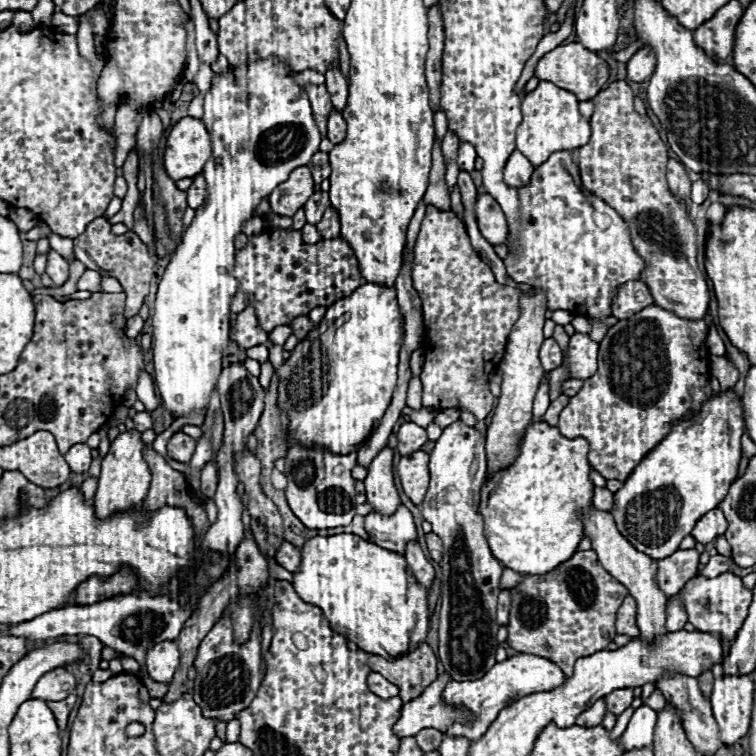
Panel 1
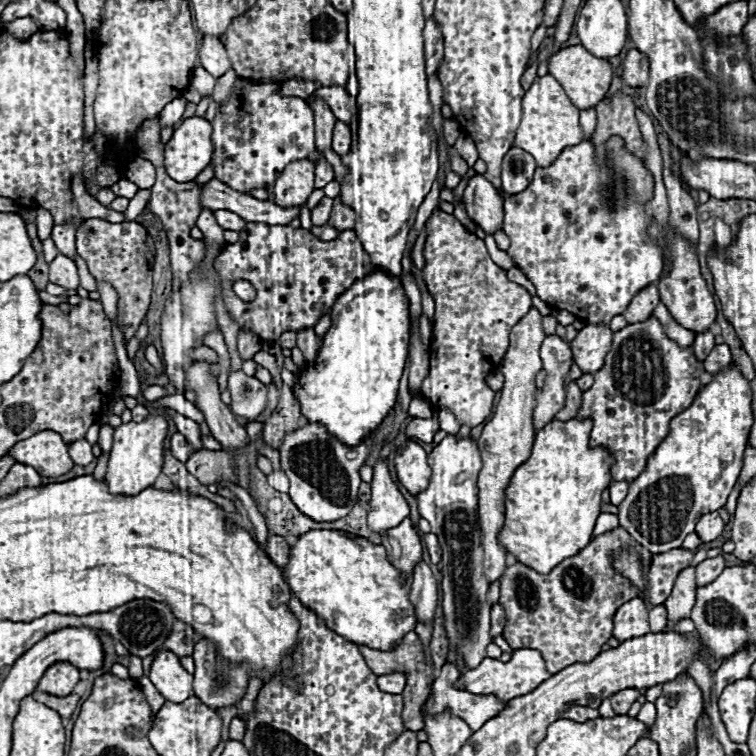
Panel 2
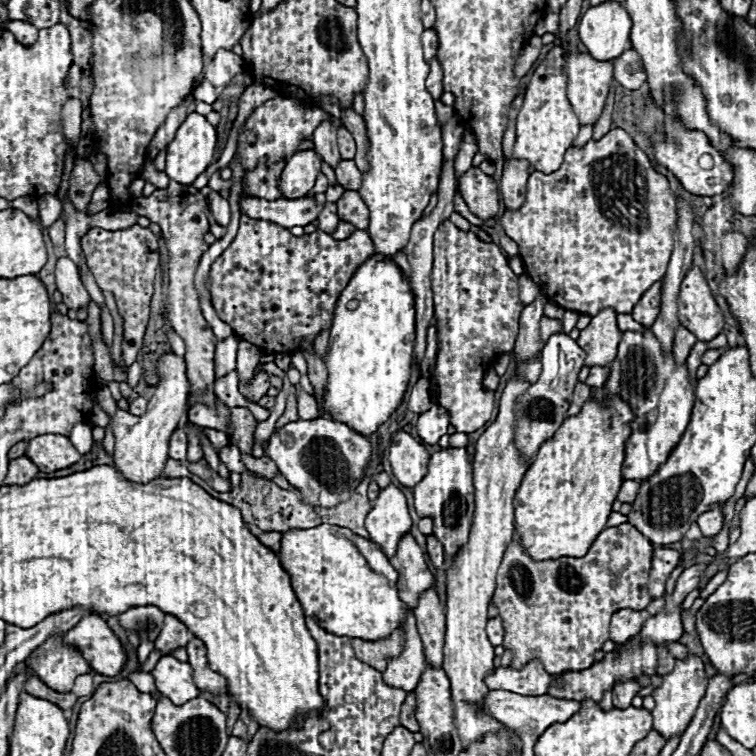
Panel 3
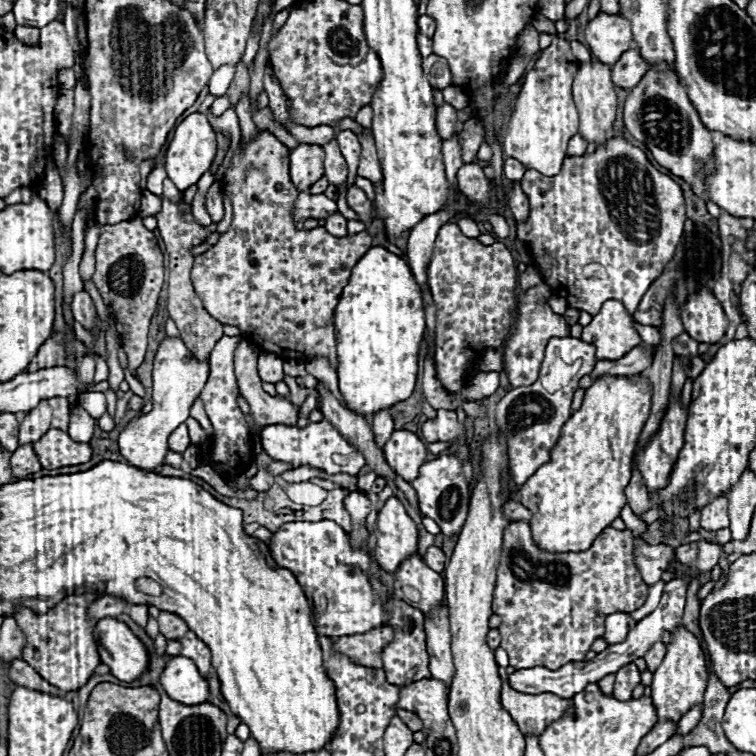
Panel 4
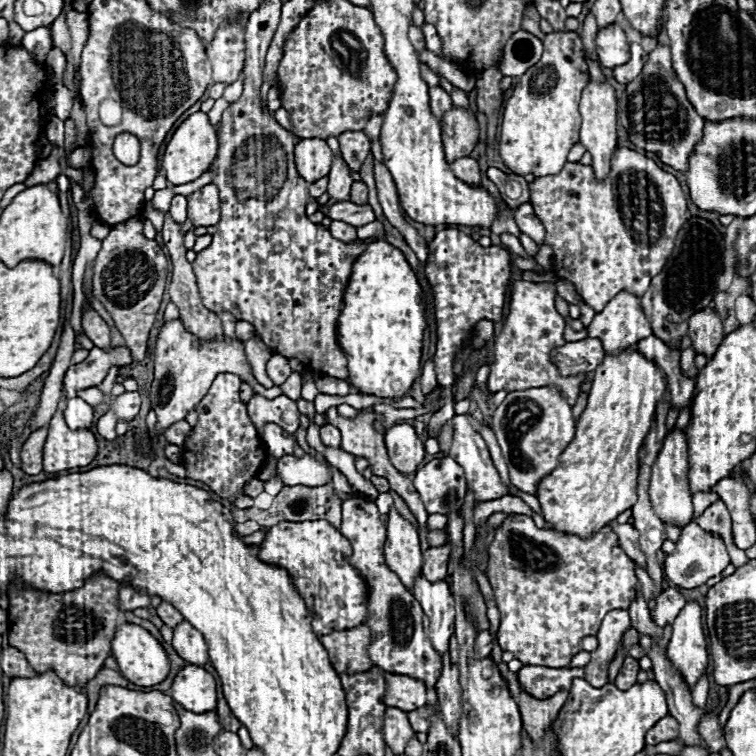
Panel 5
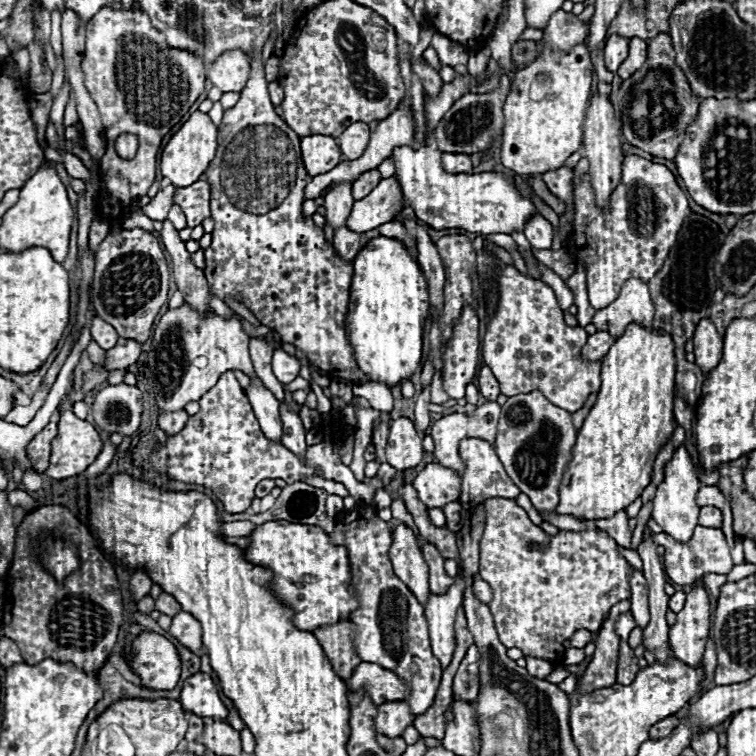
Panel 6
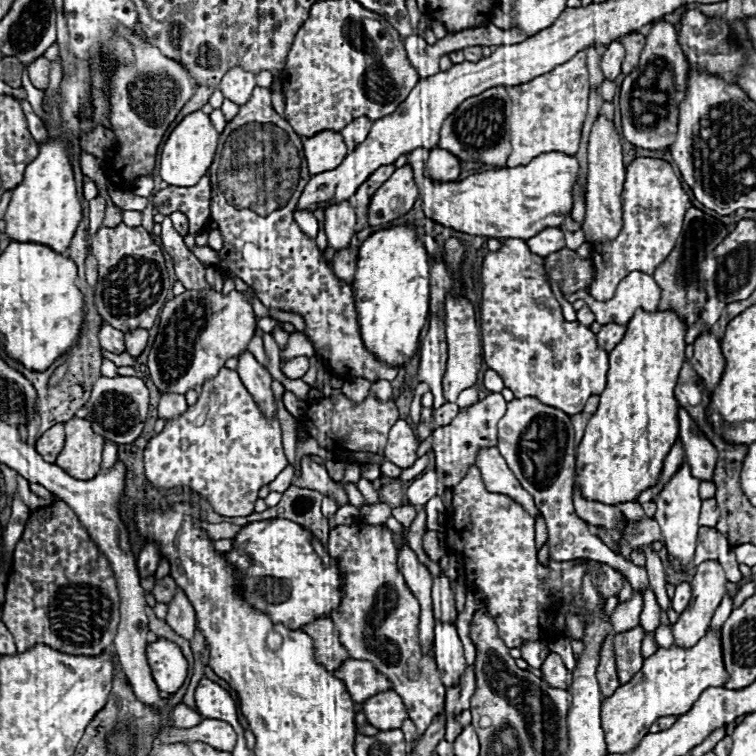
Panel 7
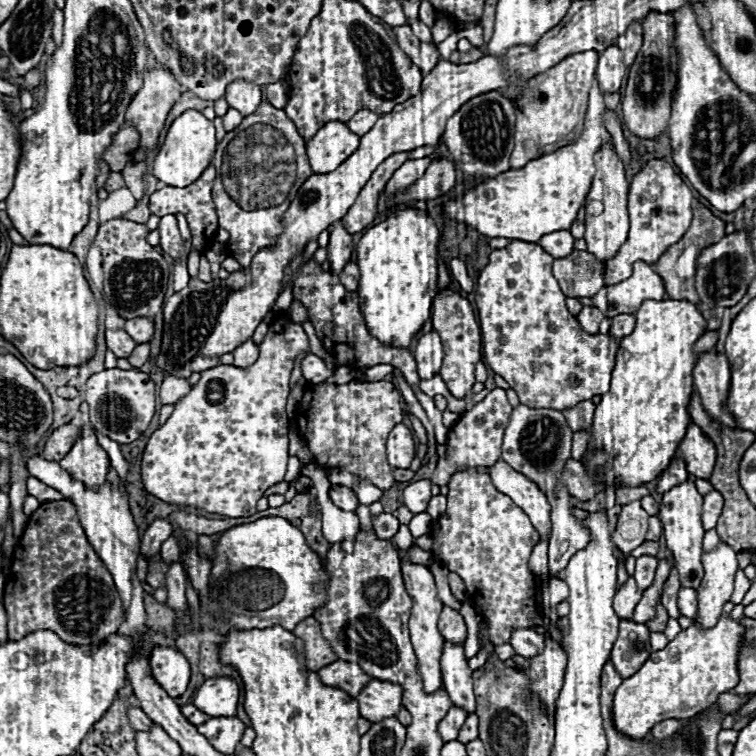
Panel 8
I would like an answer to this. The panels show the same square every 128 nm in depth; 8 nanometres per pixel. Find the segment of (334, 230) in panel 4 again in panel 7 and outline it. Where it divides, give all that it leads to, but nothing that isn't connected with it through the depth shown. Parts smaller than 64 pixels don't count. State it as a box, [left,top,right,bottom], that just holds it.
[332,246,356,284]

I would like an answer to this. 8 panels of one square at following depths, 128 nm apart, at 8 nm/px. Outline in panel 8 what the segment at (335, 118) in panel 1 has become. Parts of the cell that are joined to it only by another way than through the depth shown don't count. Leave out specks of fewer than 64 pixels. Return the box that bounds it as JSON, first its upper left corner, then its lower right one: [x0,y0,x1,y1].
[348,110,378,136]

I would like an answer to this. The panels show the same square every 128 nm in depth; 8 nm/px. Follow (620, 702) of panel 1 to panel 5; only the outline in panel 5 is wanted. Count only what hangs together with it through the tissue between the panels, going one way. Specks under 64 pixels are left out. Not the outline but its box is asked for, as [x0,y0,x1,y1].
[616,656,640,690]

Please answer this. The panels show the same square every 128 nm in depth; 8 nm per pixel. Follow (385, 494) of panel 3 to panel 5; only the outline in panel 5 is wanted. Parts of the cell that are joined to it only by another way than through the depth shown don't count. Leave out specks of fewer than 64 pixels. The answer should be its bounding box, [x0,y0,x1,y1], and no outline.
[384,506,422,588]

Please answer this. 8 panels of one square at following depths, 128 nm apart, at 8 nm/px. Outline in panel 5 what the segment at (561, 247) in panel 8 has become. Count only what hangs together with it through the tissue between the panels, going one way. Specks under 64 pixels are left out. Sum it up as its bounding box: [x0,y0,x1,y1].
[514,202,544,244]

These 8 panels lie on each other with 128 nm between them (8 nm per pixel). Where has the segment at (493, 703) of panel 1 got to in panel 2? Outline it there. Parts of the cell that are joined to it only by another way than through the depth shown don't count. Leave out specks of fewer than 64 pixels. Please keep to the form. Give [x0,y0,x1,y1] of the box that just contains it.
[454,648,548,702]

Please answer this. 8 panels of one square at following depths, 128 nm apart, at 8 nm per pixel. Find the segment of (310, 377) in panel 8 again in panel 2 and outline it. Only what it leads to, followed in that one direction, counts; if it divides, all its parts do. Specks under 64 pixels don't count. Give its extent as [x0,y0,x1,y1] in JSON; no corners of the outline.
[228,370,266,420]

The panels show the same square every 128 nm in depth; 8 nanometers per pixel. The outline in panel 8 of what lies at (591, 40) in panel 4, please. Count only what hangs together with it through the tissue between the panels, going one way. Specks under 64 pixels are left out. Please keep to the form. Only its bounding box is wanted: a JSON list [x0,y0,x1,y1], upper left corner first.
[596,46,626,92]

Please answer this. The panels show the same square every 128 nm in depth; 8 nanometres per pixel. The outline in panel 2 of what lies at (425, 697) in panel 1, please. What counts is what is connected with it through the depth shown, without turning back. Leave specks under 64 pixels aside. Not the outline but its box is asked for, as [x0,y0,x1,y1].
[422,664,506,732]

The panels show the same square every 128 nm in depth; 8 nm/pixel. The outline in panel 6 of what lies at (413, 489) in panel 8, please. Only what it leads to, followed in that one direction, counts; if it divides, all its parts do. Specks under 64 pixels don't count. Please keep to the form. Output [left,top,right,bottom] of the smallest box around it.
[414,464,462,508]

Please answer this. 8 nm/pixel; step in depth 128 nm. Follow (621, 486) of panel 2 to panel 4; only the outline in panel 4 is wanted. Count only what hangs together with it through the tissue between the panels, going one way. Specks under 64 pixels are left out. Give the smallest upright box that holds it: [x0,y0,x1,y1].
[624,470,650,514]

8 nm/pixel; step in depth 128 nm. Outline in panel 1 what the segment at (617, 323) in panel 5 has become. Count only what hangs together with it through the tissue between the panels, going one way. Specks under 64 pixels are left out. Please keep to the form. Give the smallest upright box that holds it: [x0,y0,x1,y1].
[562,334,598,380]

